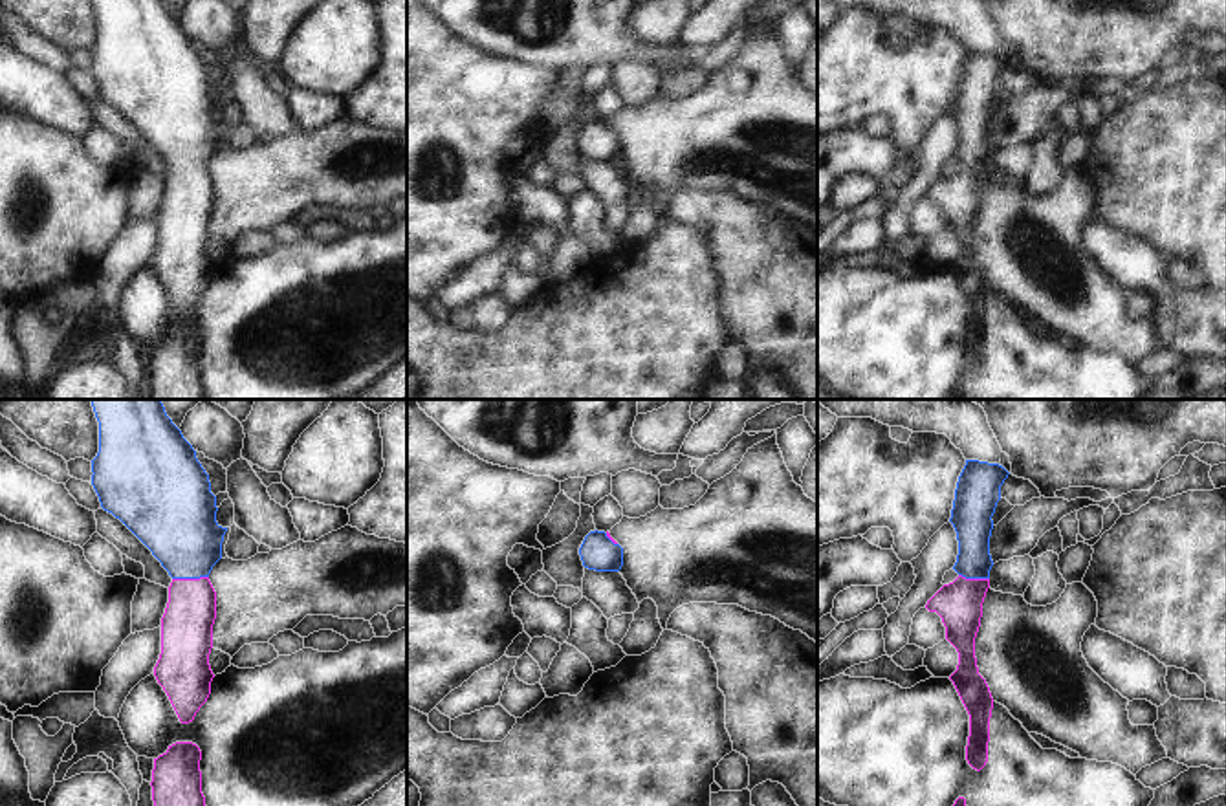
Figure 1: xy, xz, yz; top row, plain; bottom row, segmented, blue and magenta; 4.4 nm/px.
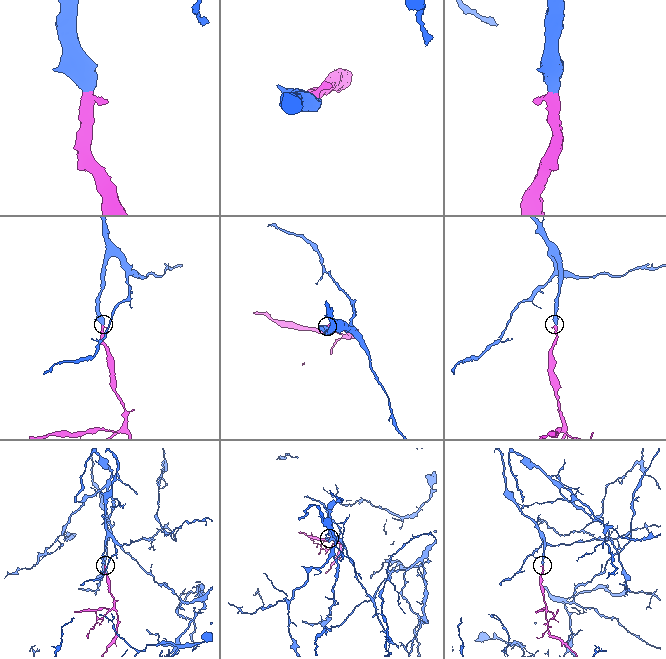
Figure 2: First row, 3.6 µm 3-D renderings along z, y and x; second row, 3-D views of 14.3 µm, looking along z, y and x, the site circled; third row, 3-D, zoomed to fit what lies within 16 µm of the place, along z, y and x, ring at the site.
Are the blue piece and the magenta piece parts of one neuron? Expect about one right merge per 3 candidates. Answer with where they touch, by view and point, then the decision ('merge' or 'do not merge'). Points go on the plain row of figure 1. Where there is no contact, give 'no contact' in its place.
meets blue in xy at (189, 167); merge

